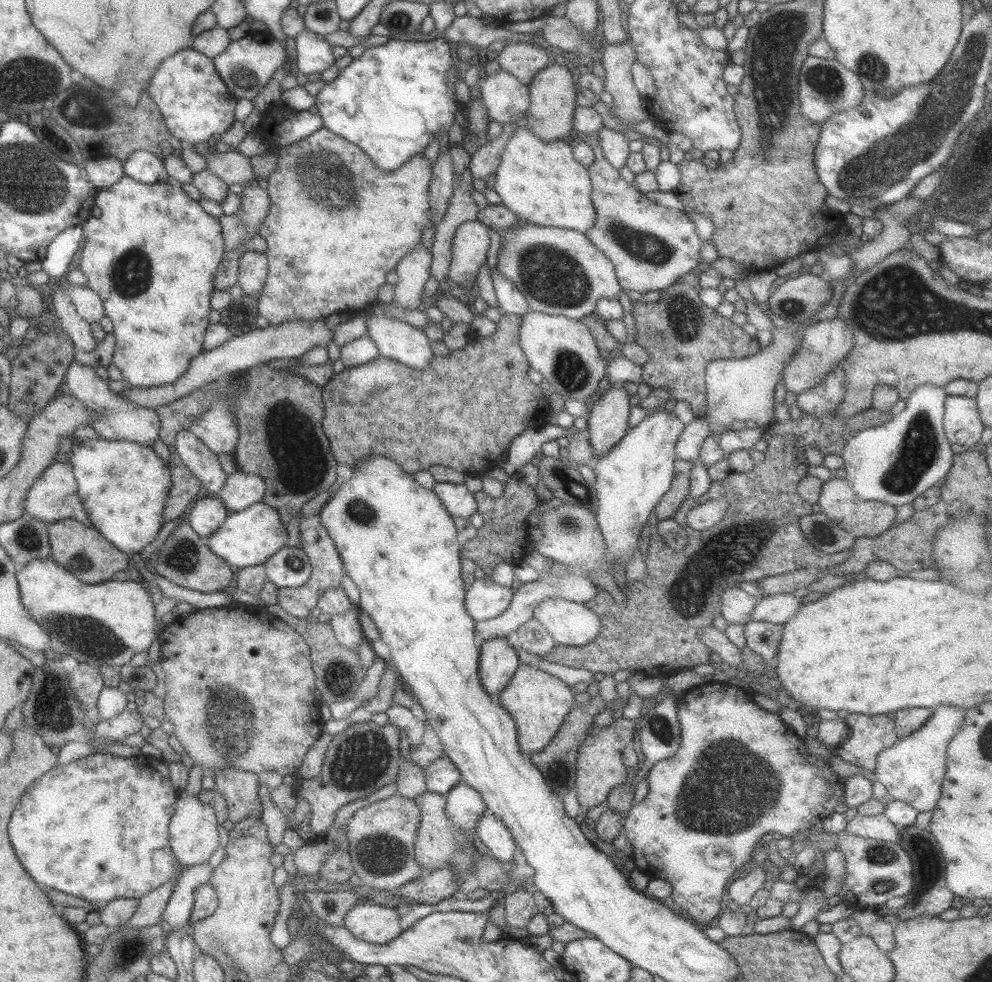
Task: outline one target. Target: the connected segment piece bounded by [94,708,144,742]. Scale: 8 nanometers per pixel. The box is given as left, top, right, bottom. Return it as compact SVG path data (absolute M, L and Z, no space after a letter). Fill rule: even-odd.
M126 708L117 717L108 720L102 719L94 726L94 731L100 737L117 742L138 732L142 726L144 726L144 719L139 711L132 712Z

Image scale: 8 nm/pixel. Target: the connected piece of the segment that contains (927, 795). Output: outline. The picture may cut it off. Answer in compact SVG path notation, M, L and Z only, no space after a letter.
M936 706L934 714L920 730L899 738L890 748L882 750L873 772L875 779L884 784L892 800L906 802L918 812L928 812L936 807L946 776L948 743L962 729L964 717L966 709L960 706Z

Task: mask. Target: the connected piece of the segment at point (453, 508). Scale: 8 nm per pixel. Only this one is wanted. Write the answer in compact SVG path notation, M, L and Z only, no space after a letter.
M436 481L432 490L454 517L470 518L472 514L477 512L474 493L470 492L464 484Z

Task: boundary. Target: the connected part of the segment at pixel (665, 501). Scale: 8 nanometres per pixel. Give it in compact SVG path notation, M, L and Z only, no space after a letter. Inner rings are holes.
M678 458L675 460L672 488L660 498L655 508L659 520L673 518L674 512L677 512L690 494L692 467L694 467L693 461Z

